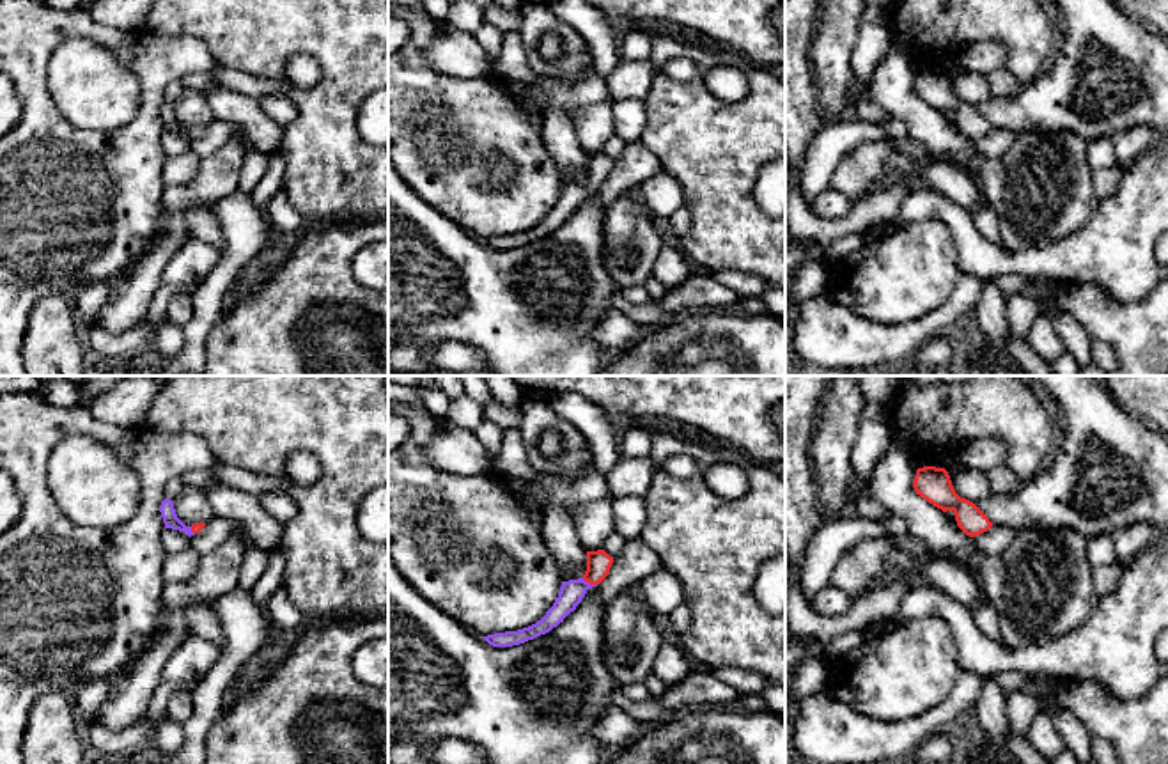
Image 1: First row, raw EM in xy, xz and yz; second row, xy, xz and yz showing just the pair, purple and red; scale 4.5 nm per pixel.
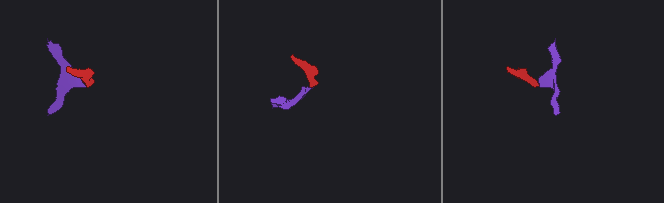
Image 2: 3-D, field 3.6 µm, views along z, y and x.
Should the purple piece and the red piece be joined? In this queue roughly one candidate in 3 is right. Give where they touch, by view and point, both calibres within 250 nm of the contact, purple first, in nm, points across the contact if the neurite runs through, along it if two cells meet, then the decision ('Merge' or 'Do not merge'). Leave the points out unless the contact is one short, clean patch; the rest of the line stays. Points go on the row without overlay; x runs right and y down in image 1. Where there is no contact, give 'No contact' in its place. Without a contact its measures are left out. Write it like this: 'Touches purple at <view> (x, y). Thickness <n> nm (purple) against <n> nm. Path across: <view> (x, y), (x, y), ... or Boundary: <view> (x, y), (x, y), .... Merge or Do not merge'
Touches purple at xz (587, 185). Thickness 110 nm (purple) against 110 nm. Path across: xz (571, 195), (587, 185), (596, 176), (598, 165). Merge

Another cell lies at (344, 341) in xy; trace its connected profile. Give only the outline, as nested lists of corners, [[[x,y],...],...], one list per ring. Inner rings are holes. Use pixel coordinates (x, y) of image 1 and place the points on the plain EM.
[[[323,314],[308,323],[303,340],[333,367],[333,376],[388,376],[388,360],[372,349],[381,339],[356,314]]]

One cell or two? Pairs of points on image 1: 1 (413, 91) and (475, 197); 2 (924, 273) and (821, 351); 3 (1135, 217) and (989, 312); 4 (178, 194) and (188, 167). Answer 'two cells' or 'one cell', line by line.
1: one cell
2: two cells
3: two cells
4: two cells

